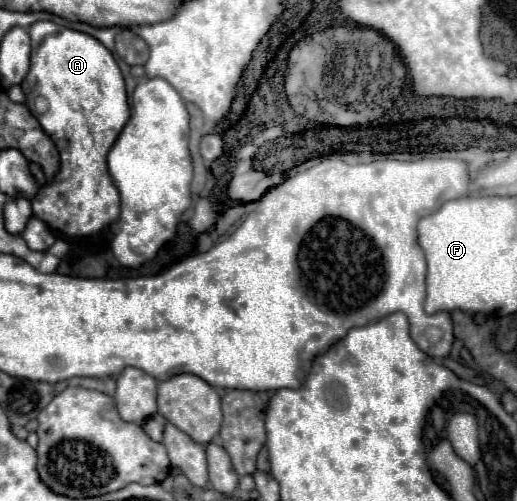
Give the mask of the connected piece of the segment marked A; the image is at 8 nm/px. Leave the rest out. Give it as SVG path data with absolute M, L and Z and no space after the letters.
M37 21L29 27L29 35L33 43L31 69L21 83L21 89L25 93L31 113L39 119L41 127L47 131L53 143L57 143L61 155L59 173L49 185L41 187L31 201L33 215L47 223L53 233L61 237L87 237L99 233L119 219L119 191L107 175L107 151L111 149L111 143L115 143L115 139L119 137L123 123L127 123L127 115L131 115L123 75L111 51L87 33L61 27L53 21Z

